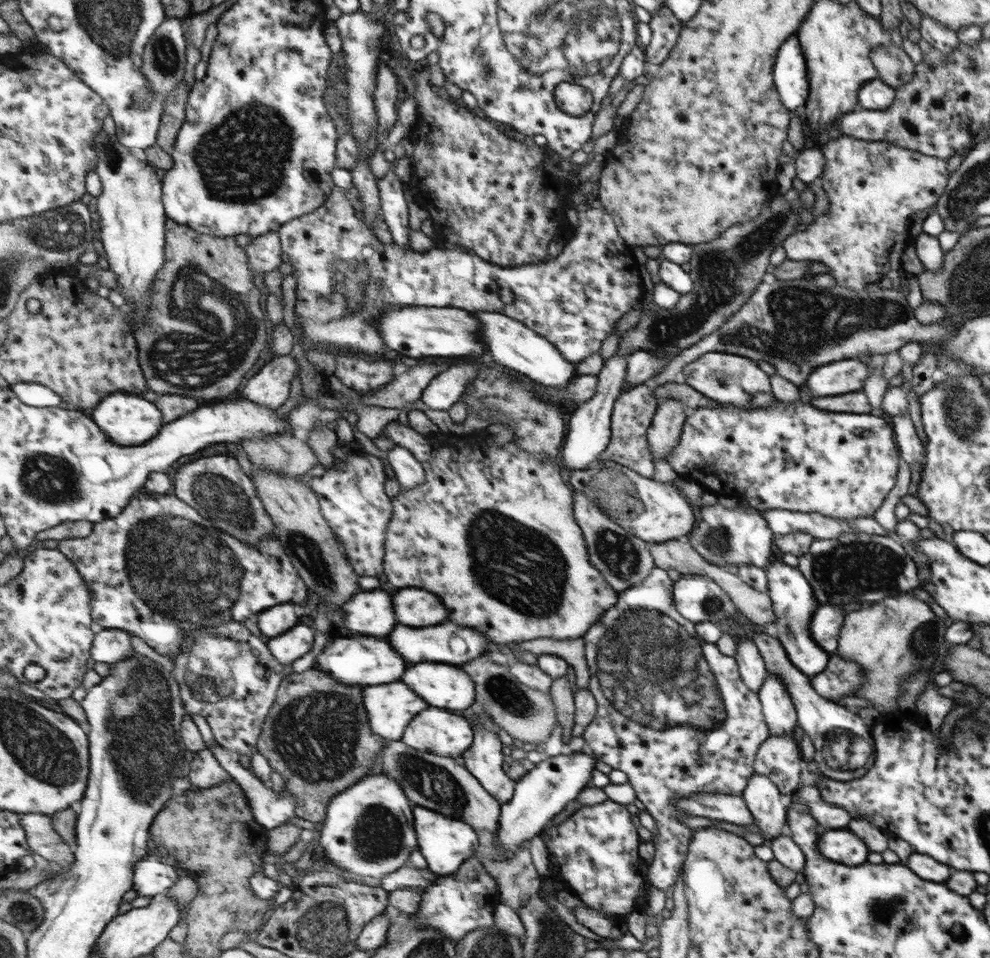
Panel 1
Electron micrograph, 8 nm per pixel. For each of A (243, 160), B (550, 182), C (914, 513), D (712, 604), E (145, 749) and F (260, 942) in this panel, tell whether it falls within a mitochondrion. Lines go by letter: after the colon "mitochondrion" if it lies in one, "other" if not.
A: mitochondrion
B: other
C: other
D: mitochondrion
E: mitochondrion
F: other

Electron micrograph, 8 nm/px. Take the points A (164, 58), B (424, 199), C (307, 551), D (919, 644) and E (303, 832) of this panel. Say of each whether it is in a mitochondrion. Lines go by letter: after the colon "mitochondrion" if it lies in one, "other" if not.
A: mitochondrion
B: other
C: mitochondrion
D: mitochondrion
E: other

